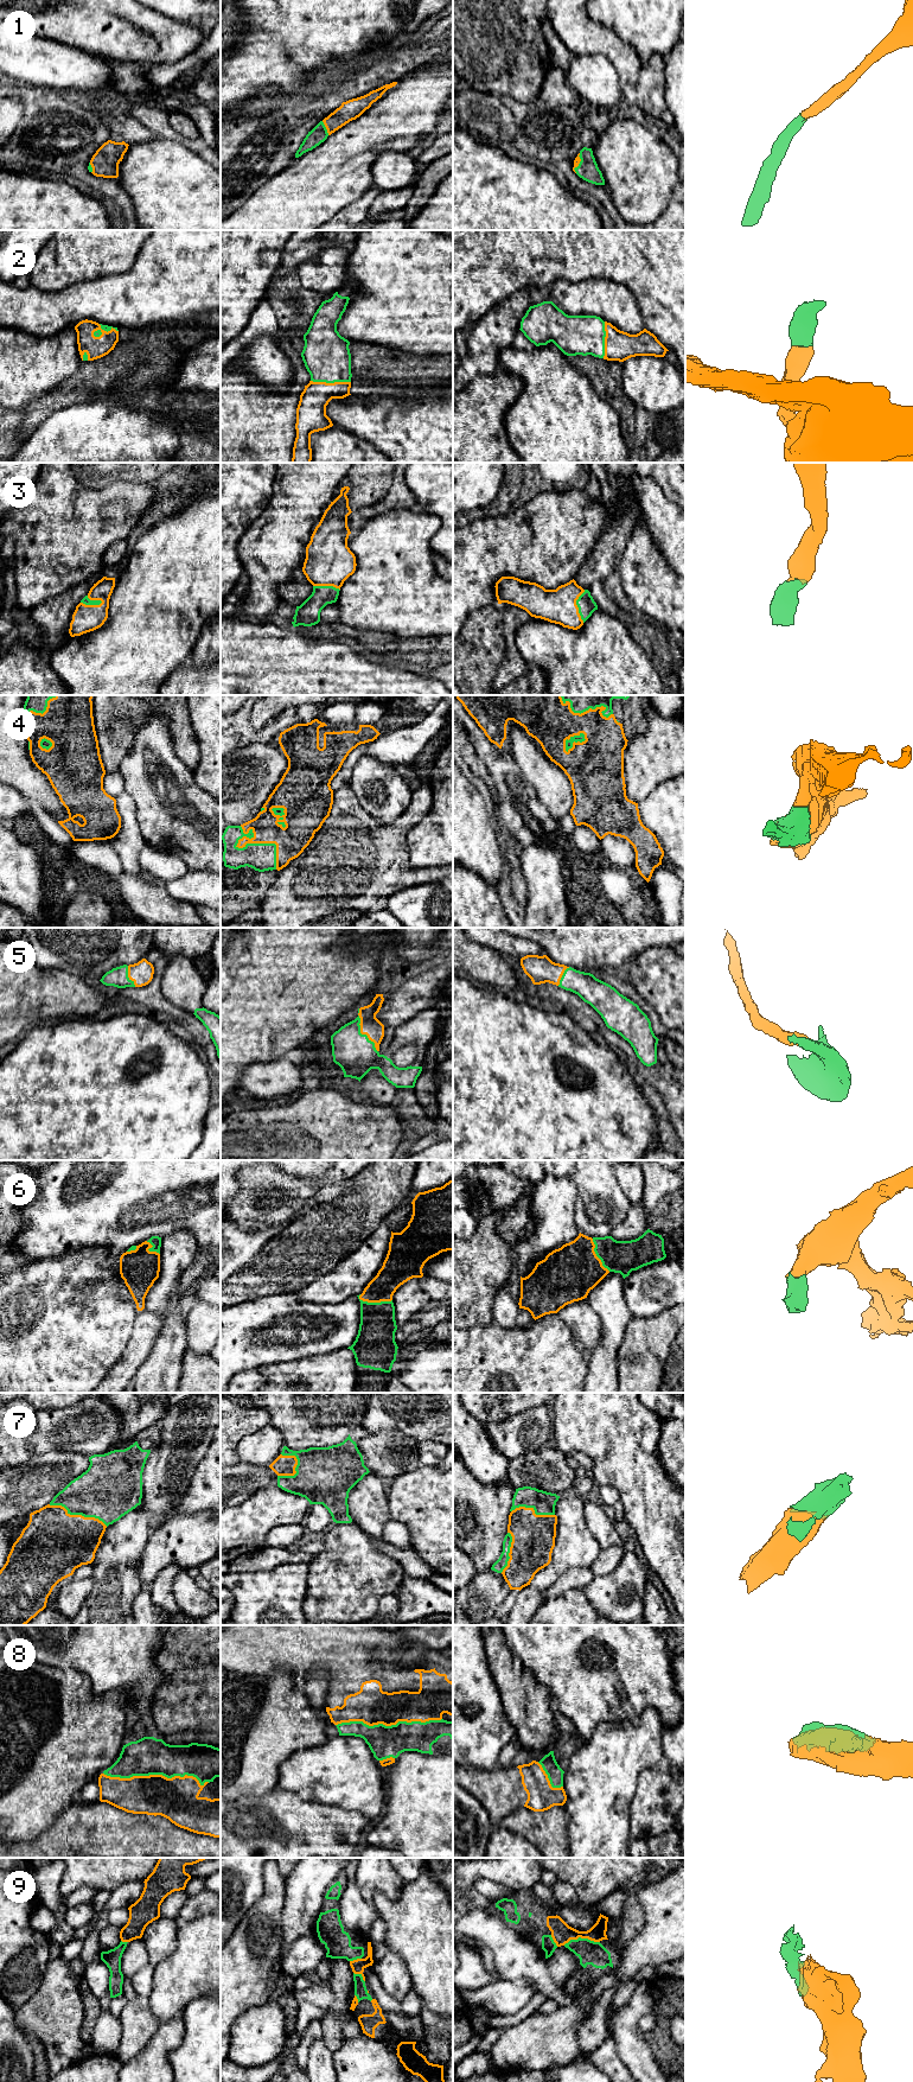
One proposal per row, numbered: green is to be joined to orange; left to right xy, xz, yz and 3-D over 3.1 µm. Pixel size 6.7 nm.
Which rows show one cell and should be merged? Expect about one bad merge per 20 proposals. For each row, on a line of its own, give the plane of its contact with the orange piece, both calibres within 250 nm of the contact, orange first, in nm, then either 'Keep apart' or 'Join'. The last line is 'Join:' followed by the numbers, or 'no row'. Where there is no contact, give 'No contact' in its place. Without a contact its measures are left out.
1: Touches orange in xz. Thickness 140 nm (orange) against 110 nm. Join
2: Touches orange in xz. Thickness 200 nm (orange) against 320 nm. Join
3: Touches orange in xy. Thickness 190 nm (orange) against 50 nm. Join
4: Touches orange in xz. Thickness 200 nm (orange) against 190 nm. Join
5: Touches orange in xz. Thickness 140 nm (orange) against 280 nm. Join
6: Touches orange in xz. Thickness 190 nm (orange) against 260 nm. Join
7: Touches orange in xy. Thickness 440 nm (orange) against 380 nm. Join
8: Touches orange in xy. Thickness 300 nm (orange) against 260 nm. Join
9: Touches orange in yz. Thickness 140 nm (orange) against 160 nm. Join
Join: 1, 2, 3, 4, 5, 6, 7, 8, 9

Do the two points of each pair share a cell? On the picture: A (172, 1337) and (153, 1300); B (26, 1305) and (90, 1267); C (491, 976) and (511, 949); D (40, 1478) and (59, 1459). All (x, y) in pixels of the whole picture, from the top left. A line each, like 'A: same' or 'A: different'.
A: same
B: same
C: different
D: same

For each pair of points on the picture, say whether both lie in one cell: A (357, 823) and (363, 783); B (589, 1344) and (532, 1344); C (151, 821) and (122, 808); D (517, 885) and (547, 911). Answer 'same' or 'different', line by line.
A: different
B: different
C: different
D: different

